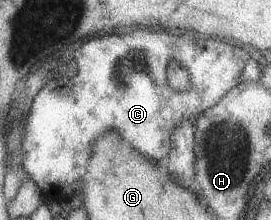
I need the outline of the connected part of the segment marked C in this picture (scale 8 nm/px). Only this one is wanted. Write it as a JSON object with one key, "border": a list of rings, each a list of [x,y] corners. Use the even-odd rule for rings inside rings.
{"border":[[[136,28],[136,30],[122,30],[122,32],[114,32],[114,34],[109,33],[106,36],[100,36],[100,38],[90,38],[86,44],[82,44],[73,53],[73,60],[76,63],[77,70],[76,74],[72,78],[63,76],[58,79],[53,79],[48,82],[37,92],[30,103],[29,114],[30,114],[30,124],[26,120],[26,126],[24,126],[24,134],[22,134],[22,168],[24,172],[32,179],[32,182],[43,192],[46,198],[50,201],[59,202],[65,201],[66,199],[72,198],[72,196],[78,196],[80,192],[80,184],[78,184],[78,176],[80,176],[80,168],[78,164],[84,164],[84,160],[88,160],[90,156],[90,140],[96,138],[96,134],[100,134],[102,130],[116,130],[134,150],[138,150],[138,154],[144,154],[148,160],[154,160],[158,162],[168,156],[168,151],[170,150],[170,132],[176,128],[177,124],[180,124],[184,118],[186,120],[193,120],[202,114],[204,110],[212,108],[218,104],[218,100],[230,90],[234,88],[236,84],[240,82],[240,74],[242,74],[242,67],[247,63],[248,56],[244,60],[244,52],[236,46],[228,46],[224,44],[224,40],[218,38],[210,38],[200,33],[189,33],[184,36],[174,36],[174,34],[166,34],[166,32],[150,32],[150,30],[144,30],[144,28]],[[176,60],[182,68],[188,70],[188,76],[190,76],[190,89],[186,92],[176,92],[172,88],[168,88],[166,84],[166,66]]]}

